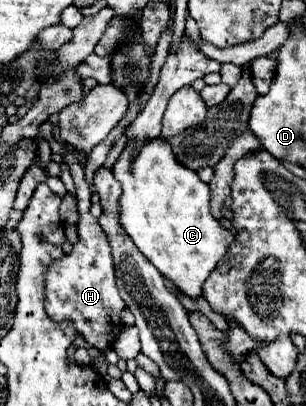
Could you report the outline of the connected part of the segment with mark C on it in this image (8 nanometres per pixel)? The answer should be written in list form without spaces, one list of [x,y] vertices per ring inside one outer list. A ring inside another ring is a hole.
[[[163,138],[149,140],[135,158],[129,148],[123,148],[113,164],[113,174],[123,188],[119,200],[121,224],[135,246],[181,292],[187,296],[201,296],[203,282],[235,240],[233,232],[223,228],[211,214],[209,184],[205,184],[195,170],[179,164]]]

